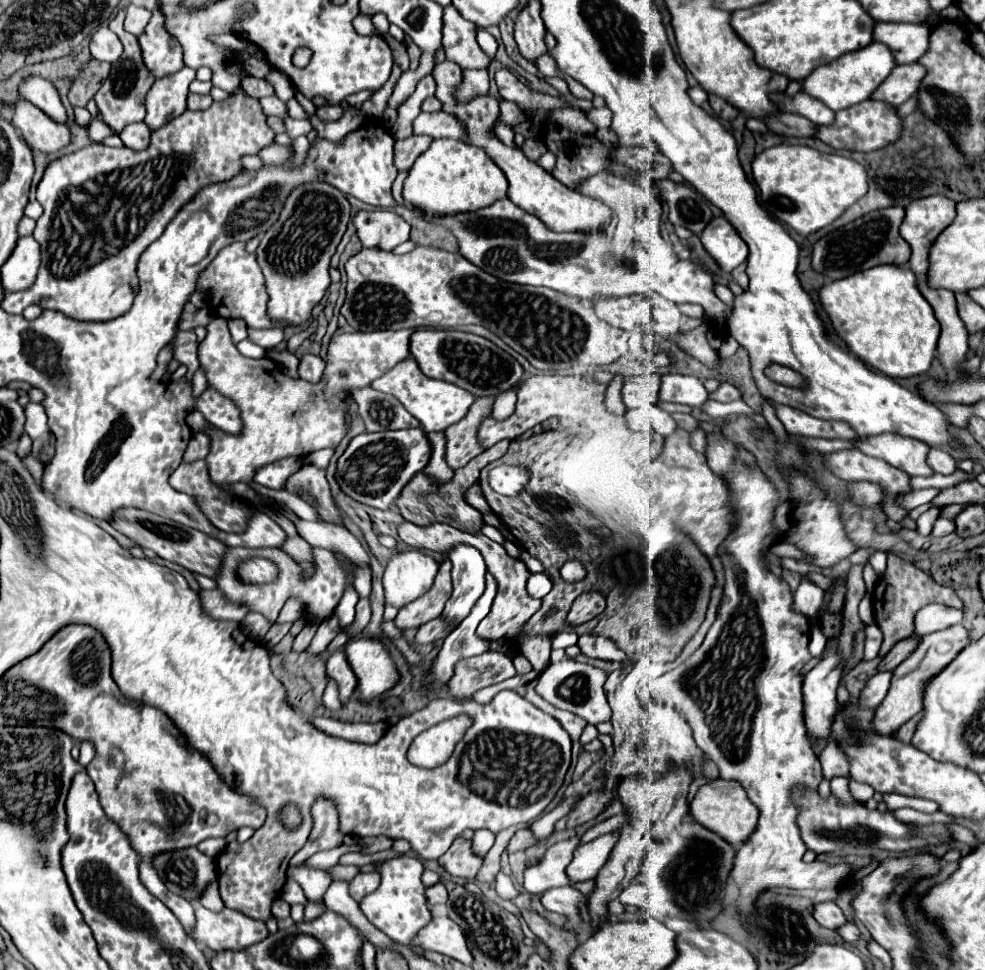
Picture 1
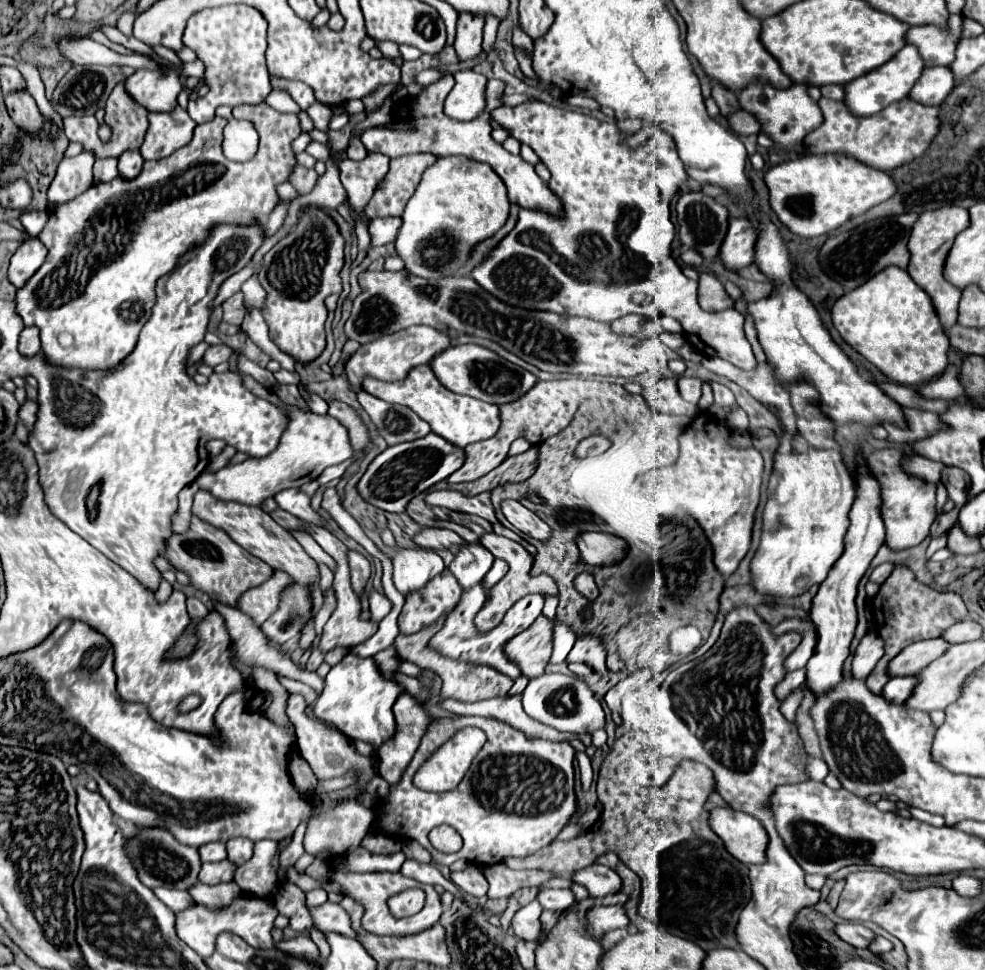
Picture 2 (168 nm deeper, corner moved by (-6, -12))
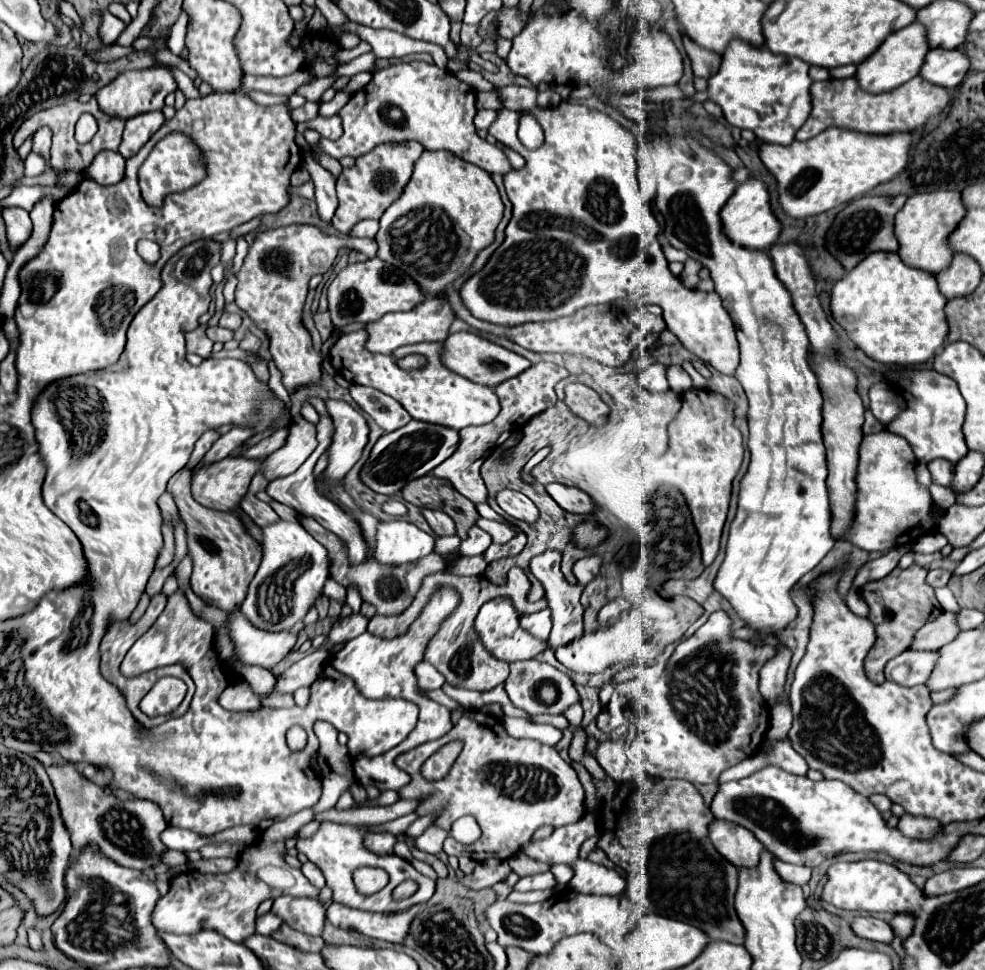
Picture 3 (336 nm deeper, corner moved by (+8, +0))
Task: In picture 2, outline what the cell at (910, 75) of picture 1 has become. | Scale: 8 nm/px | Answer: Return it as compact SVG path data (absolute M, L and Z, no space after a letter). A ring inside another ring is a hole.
M926 67L918 85L910 91L910 99L922 105L940 105L954 89L954 73L950 67Z

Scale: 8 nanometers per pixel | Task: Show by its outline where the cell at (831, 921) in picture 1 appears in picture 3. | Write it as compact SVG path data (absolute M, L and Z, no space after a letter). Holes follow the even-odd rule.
M856 917L850 923L850 929L864 939L872 939L872 941L880 941L880 943L890 943L892 937L892 929L888 927L888 923L874 919L874 917Z

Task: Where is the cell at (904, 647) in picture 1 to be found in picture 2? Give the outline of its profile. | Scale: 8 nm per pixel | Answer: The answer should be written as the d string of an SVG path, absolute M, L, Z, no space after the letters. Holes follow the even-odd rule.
M942 637L912 643L898 657L892 659L890 675L892 677L896 677L896 675L916 675L924 667L928 667L934 659L944 655L948 647L950 647L950 643L946 643L946 639L942 639Z

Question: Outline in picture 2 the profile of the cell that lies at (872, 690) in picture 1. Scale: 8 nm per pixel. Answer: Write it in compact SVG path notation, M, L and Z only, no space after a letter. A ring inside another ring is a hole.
M908 675L908 677L892 677L886 687L884 687L884 697L890 703L906 703L906 699L912 695L914 687L918 683L916 675Z

